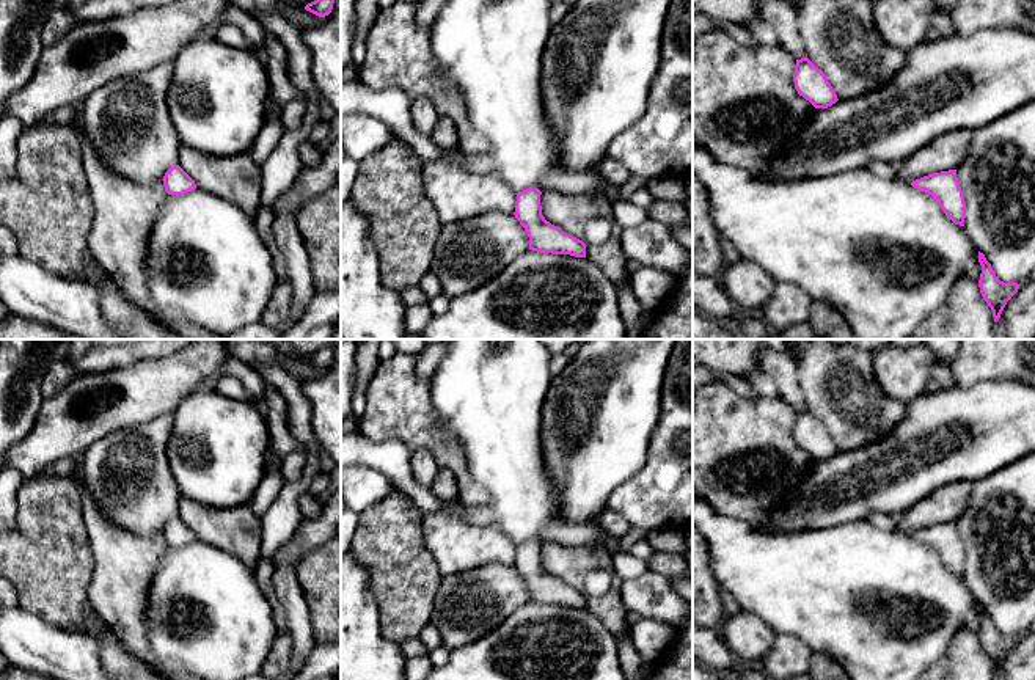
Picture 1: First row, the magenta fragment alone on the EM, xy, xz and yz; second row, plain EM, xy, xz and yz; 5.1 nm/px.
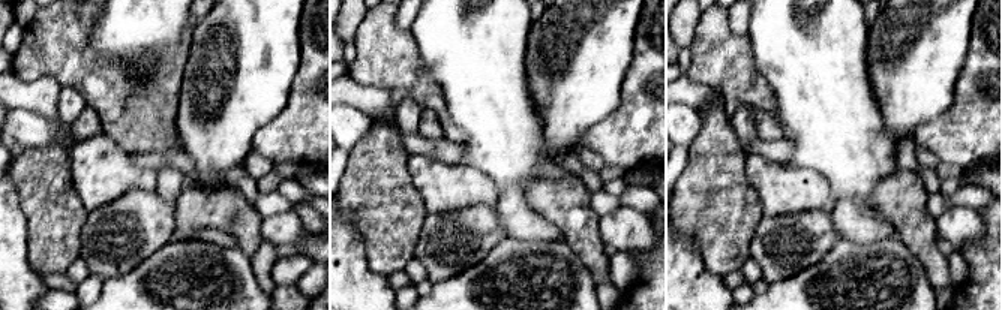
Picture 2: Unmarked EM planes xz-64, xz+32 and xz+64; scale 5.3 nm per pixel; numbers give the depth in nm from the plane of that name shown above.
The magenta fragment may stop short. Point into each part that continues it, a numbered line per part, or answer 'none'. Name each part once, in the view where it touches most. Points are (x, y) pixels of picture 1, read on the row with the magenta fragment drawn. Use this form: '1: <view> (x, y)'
none

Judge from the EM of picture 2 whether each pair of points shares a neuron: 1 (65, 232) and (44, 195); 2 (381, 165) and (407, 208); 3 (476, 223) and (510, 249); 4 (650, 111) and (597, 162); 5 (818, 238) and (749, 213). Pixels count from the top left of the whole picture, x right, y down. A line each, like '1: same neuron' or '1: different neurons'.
1: same neuron
2: same neuron
3: different neurons
4: different neurons
5: different neurons

